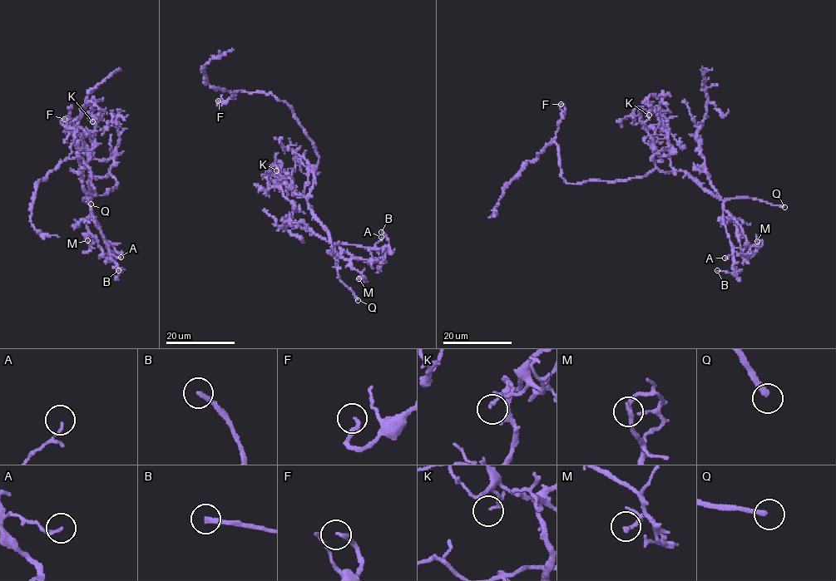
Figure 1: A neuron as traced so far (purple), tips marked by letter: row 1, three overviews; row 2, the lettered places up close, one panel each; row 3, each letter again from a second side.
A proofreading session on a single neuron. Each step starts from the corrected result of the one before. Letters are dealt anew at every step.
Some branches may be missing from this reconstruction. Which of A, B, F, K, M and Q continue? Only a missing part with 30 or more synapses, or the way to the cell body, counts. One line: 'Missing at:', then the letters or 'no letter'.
Missing at: B, Q

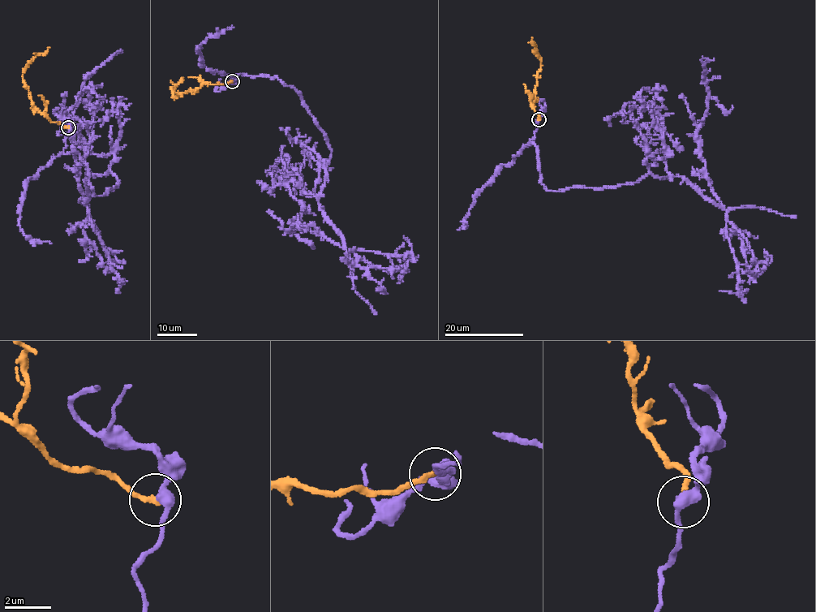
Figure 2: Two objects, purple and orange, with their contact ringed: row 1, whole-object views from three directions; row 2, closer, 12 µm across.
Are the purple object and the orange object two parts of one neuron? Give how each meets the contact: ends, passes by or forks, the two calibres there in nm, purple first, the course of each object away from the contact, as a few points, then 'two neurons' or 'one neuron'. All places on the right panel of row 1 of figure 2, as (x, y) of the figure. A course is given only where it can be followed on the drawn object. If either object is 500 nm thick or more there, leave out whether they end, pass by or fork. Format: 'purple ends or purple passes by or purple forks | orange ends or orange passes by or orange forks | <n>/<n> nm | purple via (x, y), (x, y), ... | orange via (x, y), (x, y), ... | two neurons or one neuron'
purple passes by | orange ends | 400/240 nm | purple via (538, 119), (529, 144), (548, 190), (680, 176), (721, 205), (697, 132), (708, 96), (702, 57) | orange via (538, 119), (531, 105), (541, 58), (531, 37) | two neurons

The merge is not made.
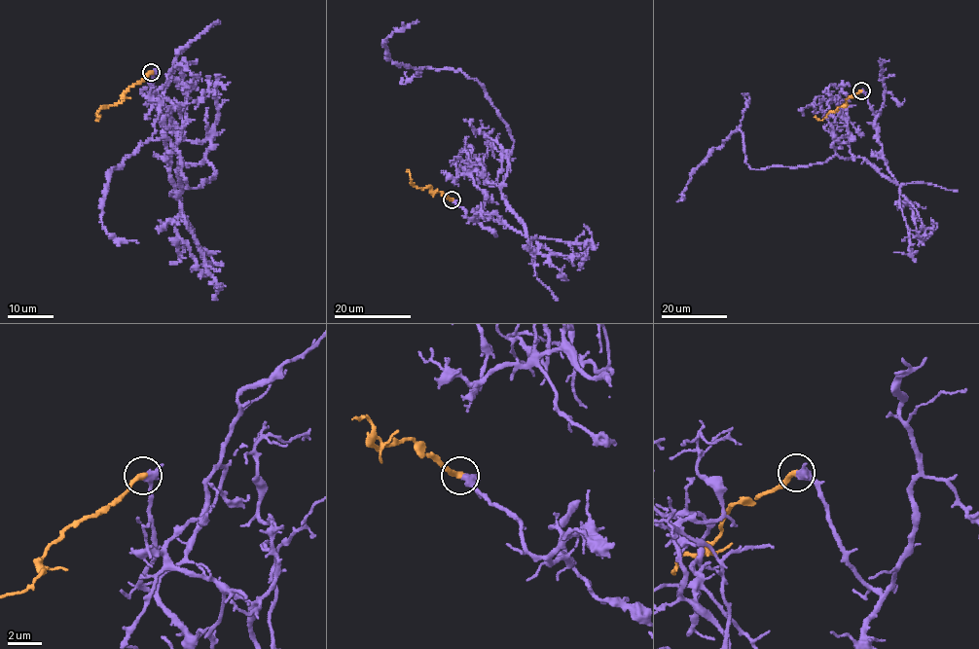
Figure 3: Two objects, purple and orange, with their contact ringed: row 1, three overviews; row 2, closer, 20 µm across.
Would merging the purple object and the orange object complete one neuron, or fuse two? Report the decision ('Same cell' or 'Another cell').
Same cell

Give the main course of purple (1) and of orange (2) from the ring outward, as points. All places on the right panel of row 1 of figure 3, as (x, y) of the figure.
1: (861, 90), (876, 114), (882, 157), (894, 181), (861, 158), (751, 168), (739, 129), (694, 170), (682, 201)
2: (861, 90), (847, 98), (847, 102), (837, 111), (830, 111), (821, 120), (815, 116)

